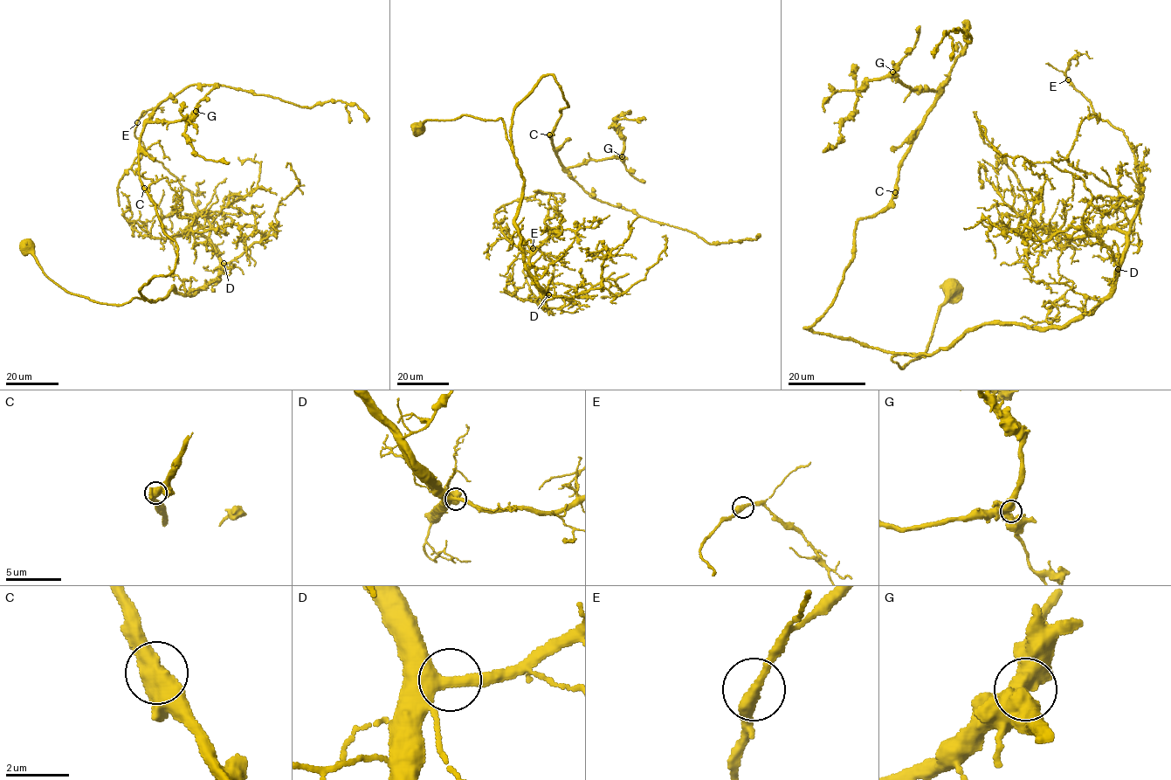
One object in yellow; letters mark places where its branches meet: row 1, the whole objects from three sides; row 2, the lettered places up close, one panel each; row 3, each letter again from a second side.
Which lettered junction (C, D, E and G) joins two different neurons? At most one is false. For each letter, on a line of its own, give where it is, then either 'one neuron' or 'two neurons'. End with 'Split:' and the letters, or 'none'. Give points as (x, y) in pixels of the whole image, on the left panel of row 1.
C: place (144, 188); one neuron
D: place (223, 263); one neuron
E: place (137, 122); one neuron
G: place (196, 111); one neuron
Split: none

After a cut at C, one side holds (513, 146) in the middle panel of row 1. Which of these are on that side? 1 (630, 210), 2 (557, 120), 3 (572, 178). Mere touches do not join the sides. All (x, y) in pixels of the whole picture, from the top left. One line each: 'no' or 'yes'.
1: no
2: yes
3: no

